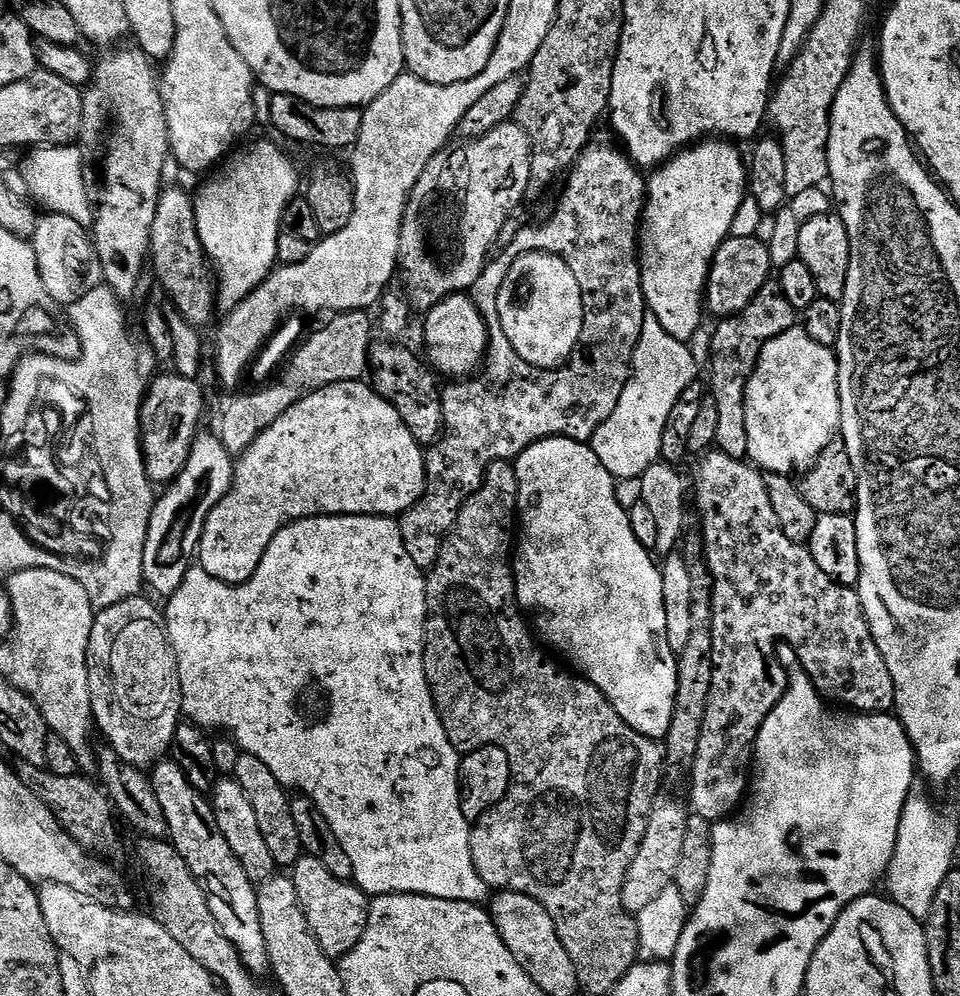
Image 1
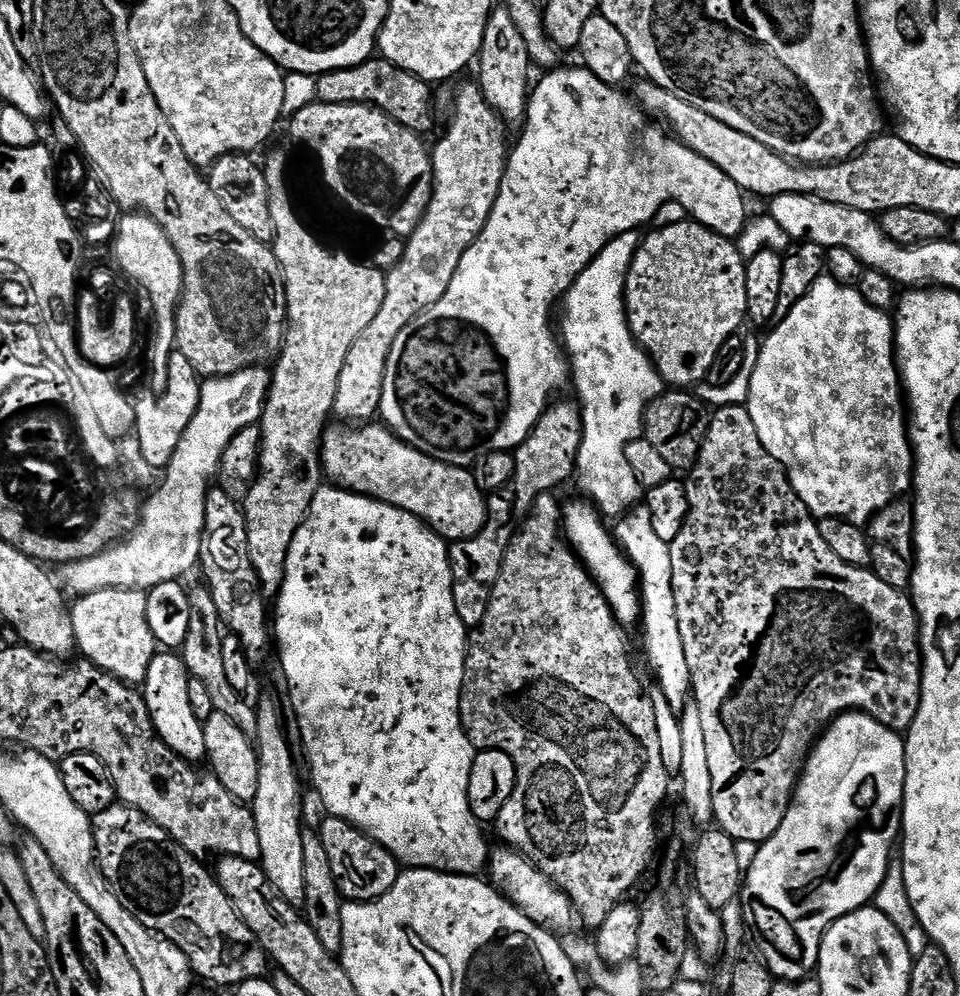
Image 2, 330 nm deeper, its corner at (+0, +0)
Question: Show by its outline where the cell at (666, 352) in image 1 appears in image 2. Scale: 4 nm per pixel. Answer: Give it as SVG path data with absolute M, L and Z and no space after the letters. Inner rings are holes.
M639 231L613 236L590 266L578 274L562 300L562 344L570 361L571 383L576 383L580 395L578 407L584 420L575 475L578 480L580 476L583 495L611 518L619 518L641 503L642 489L638 478L634 478L634 470L630 470L630 462L626 462L626 446L641 439L644 412L666 388L648 353L632 337L624 309L624 281L641 239Z

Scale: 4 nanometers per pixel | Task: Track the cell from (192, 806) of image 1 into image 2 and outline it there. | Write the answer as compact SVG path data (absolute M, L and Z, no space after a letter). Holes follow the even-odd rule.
M172 650L157 651L146 670L146 678L142 685L142 695L152 725L156 733L166 742L166 746L175 756L189 762L203 761L208 755L206 750L206 734L202 721L194 718L194 710L190 707L188 668L184 665L183 655Z

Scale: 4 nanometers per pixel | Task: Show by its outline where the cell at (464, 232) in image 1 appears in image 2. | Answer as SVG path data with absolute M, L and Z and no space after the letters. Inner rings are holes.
M502 6L493 7L486 22L486 34L480 47L478 65L480 77L478 83L486 102L500 114L505 125L523 125L524 117L528 115L528 97L530 95L530 69L524 64L526 41L518 26L514 26L514 18L510 18L510 10Z

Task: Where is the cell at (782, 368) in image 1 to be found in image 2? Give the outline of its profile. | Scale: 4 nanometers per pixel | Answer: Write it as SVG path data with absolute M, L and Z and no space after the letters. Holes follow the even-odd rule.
M825 274L818 278L818 282L814 282L812 289L772 330L773 332L765 338L764 345L756 356L752 377L748 380L746 407L750 418L754 418L754 430L758 430L758 438L762 438L762 446L766 446L771 456L785 468L792 489L796 491L798 498L802 498L802 502L813 516L817 518L839 516L846 518L851 524L867 525L877 512L881 512L887 504L897 499L898 494L904 494L904 491L912 488L914 457L910 432L906 427L906 408L902 403L902 381L896 362L893 317L887 311L875 309L860 293L859 287L839 284L833 276Z

